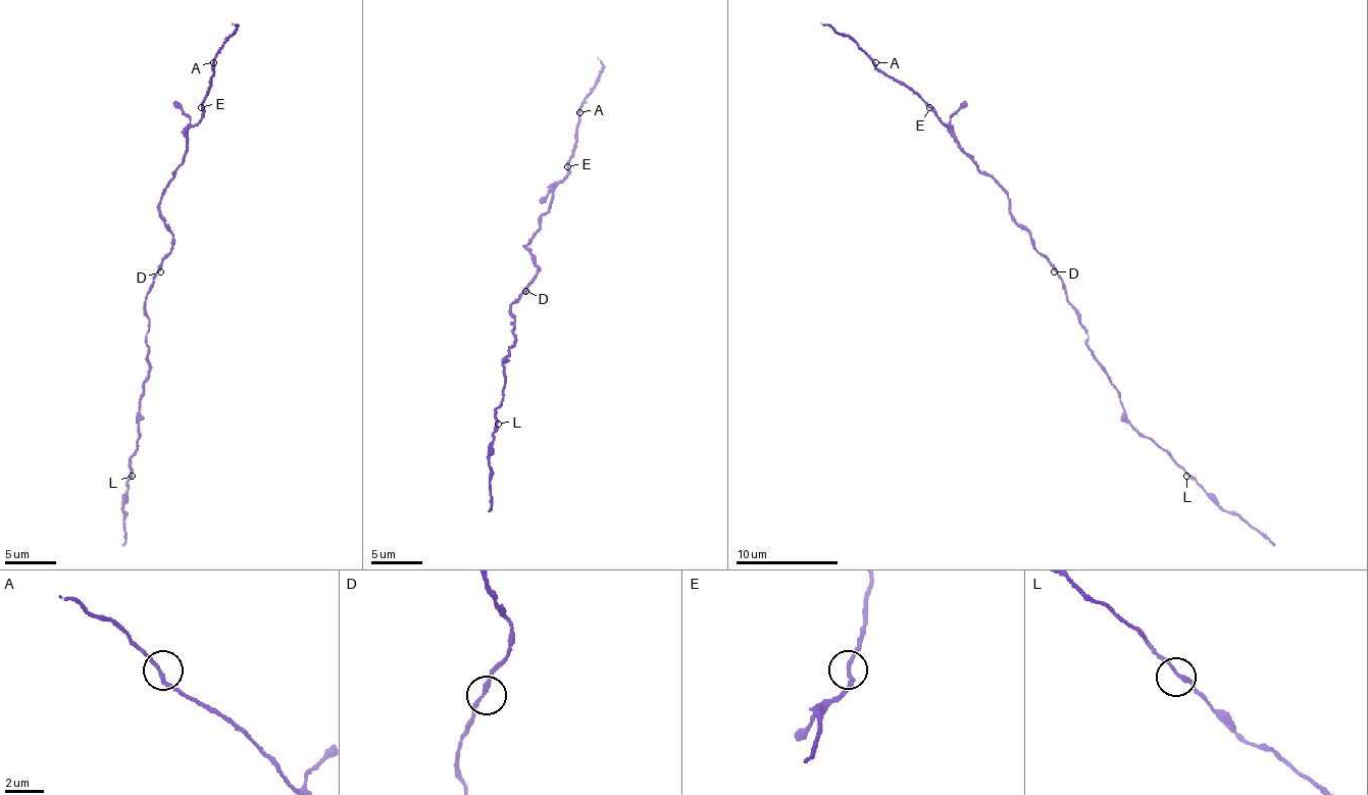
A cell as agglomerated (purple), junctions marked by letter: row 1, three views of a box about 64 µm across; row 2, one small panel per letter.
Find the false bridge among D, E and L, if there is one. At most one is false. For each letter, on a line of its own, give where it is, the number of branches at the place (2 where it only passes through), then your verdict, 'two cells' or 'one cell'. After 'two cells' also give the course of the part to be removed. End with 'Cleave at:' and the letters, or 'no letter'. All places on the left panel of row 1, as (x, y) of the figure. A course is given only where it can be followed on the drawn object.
D: place (160, 271); branches 2; one cell
E: place (201, 107); branches 2; one cell
L: place (132, 476); branches 2; one cell
Cleave at: no letter

